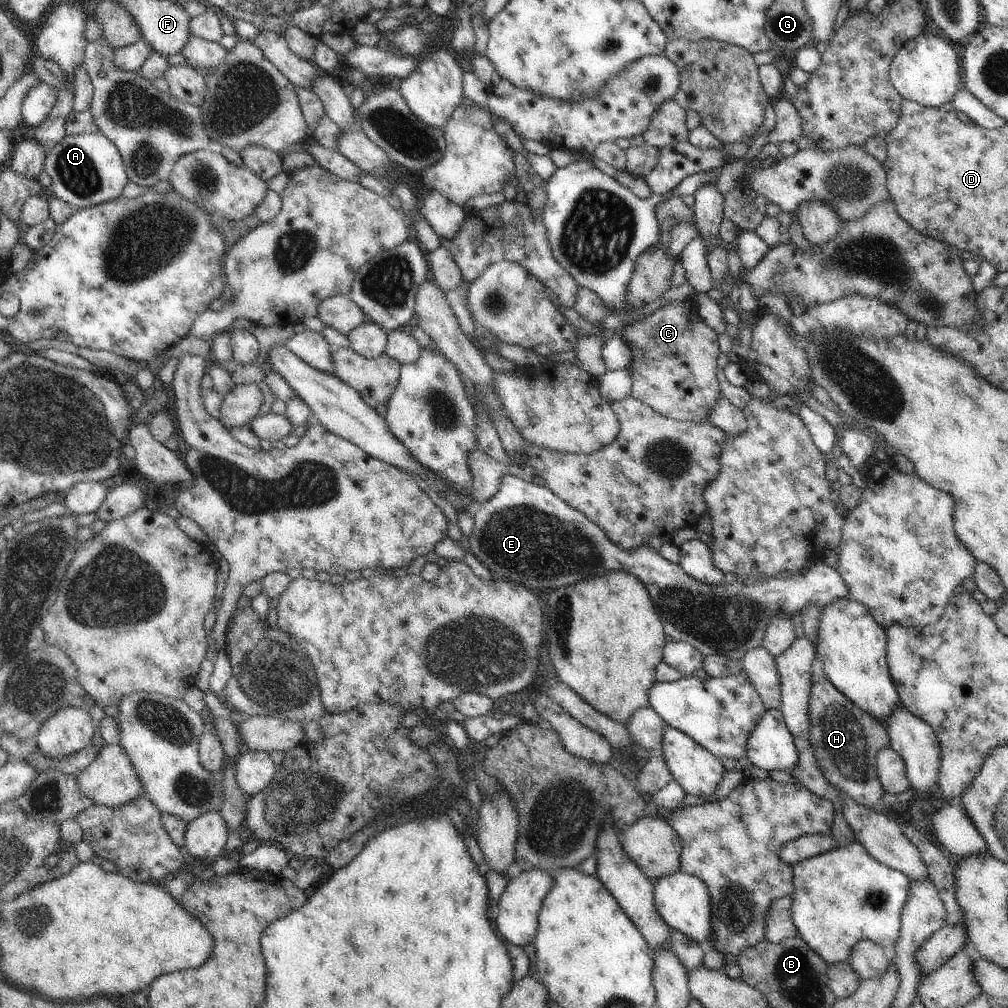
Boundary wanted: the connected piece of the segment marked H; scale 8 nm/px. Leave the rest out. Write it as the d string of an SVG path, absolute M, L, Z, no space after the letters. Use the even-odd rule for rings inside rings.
M820 661L812 664L812 688L810 692L810 730L806 736L813 746L816 762L823 776L839 789L844 796L866 807L880 808L884 806L884 790L878 780L876 756L882 748L890 747L890 738L886 727L872 714L852 706L852 702L834 688L826 678Z

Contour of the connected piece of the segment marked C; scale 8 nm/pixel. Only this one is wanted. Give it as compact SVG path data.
M695 300L668 302L644 320L626 326L623 340L633 354L628 368L633 378L631 397L668 418L708 421L710 410L725 397L716 375L721 351L718 334L701 318Z

